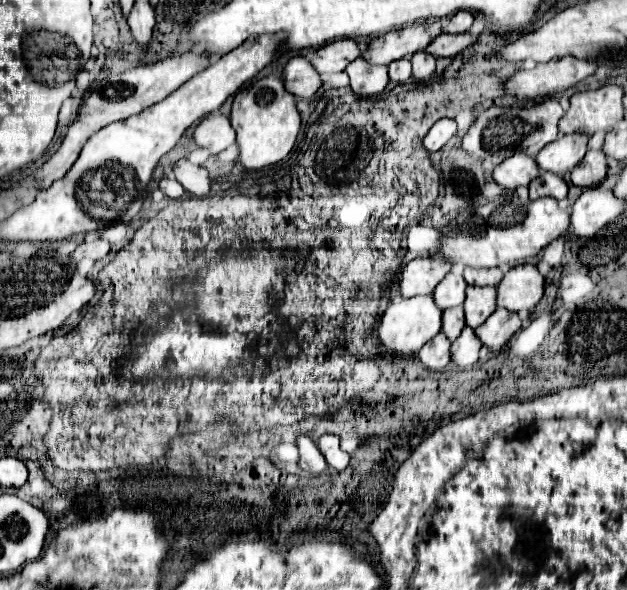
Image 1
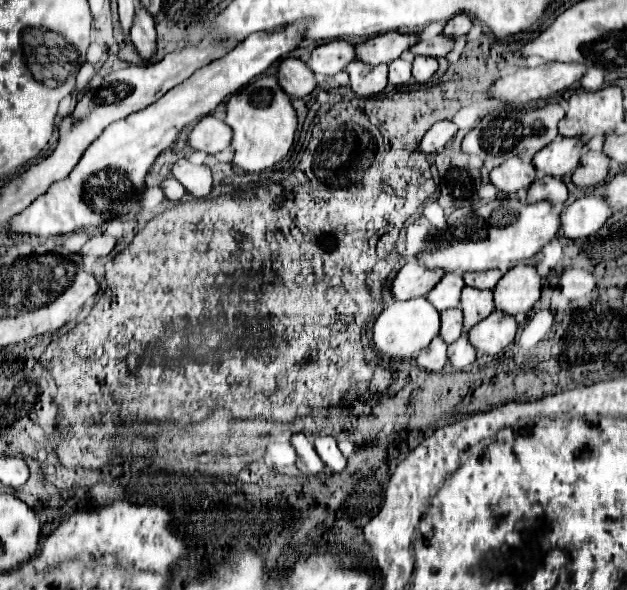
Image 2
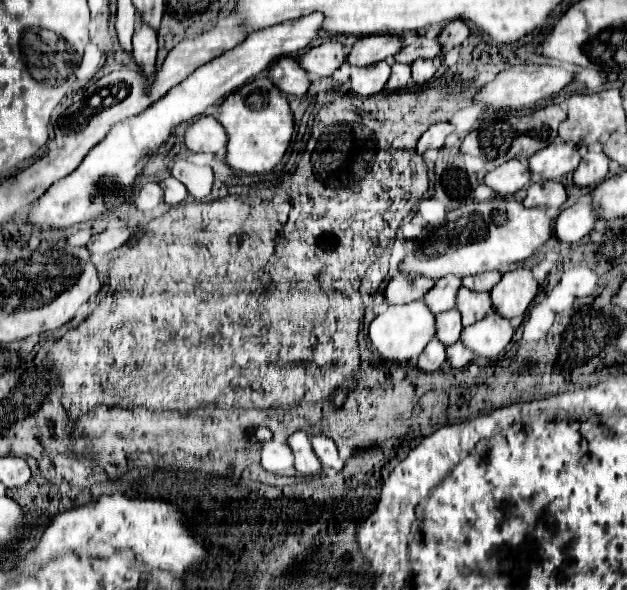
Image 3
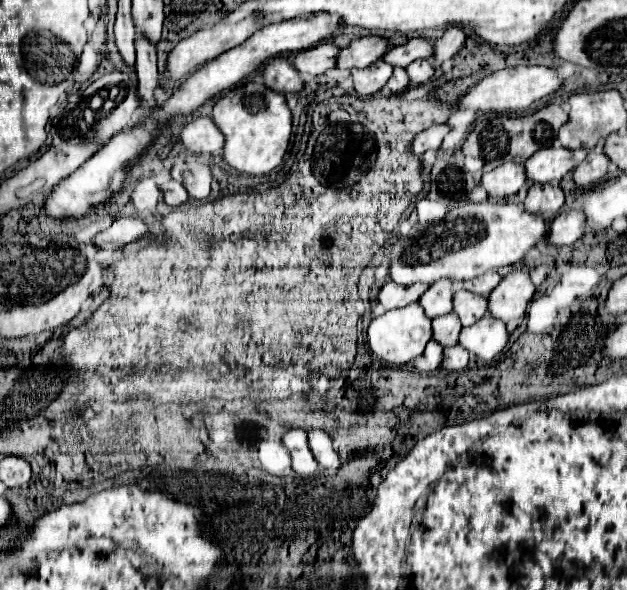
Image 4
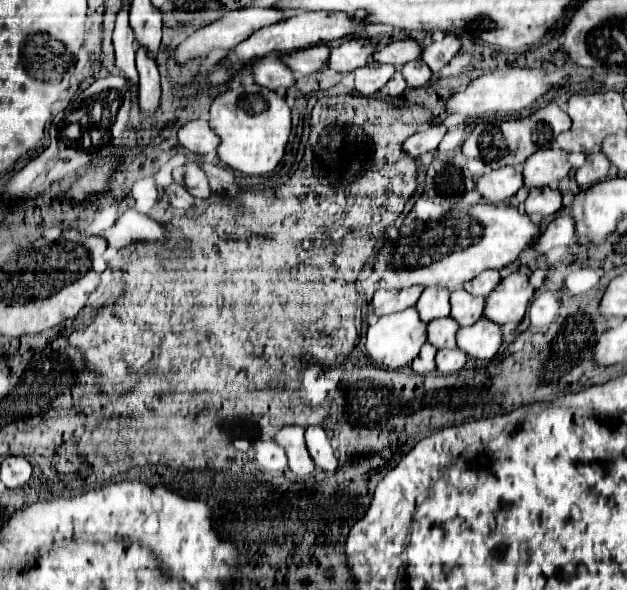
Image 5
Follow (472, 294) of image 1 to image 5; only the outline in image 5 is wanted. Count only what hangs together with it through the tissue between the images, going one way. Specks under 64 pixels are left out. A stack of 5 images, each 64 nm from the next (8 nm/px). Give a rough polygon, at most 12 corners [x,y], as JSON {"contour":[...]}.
{"contour":[[450,294],[450,316],[460,326],[482,318],[484,298]]}

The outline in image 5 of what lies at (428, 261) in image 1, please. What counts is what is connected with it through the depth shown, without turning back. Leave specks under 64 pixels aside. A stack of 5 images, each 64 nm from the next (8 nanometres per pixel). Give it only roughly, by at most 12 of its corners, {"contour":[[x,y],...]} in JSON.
{"contour":[[424,288],[376,290],[372,308],[386,316],[410,308]]}

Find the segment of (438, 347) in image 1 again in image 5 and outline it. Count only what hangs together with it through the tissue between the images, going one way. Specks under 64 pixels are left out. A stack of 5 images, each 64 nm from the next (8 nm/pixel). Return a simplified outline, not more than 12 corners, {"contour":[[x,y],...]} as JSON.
{"contour":[[424,344],[410,368],[416,374],[436,370],[436,348]]}

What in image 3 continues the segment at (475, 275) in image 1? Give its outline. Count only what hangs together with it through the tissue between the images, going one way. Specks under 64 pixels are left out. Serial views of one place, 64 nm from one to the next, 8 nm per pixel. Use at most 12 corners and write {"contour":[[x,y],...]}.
{"contour":[[484,272],[468,276],[462,286],[474,292],[490,292],[502,274]]}

